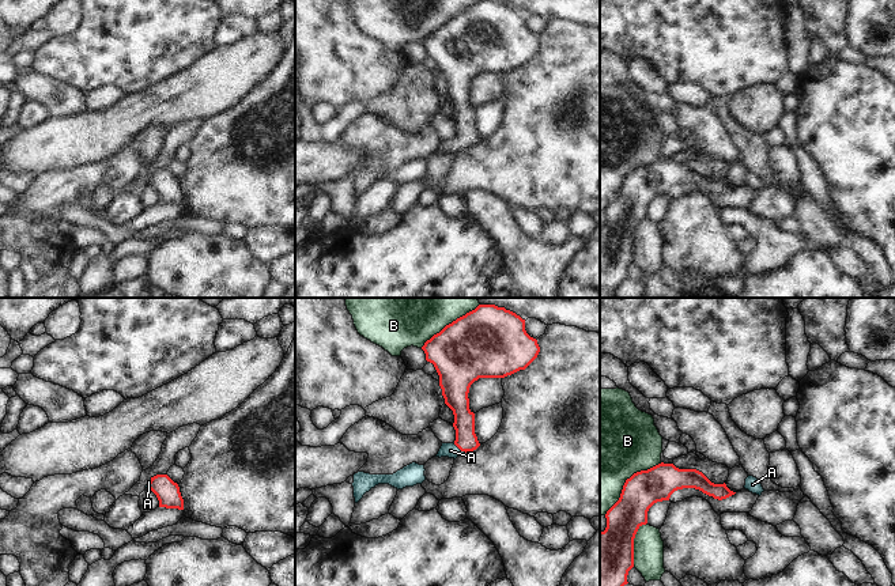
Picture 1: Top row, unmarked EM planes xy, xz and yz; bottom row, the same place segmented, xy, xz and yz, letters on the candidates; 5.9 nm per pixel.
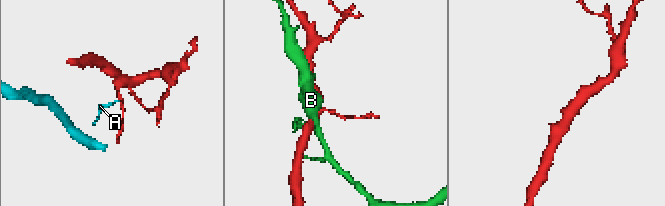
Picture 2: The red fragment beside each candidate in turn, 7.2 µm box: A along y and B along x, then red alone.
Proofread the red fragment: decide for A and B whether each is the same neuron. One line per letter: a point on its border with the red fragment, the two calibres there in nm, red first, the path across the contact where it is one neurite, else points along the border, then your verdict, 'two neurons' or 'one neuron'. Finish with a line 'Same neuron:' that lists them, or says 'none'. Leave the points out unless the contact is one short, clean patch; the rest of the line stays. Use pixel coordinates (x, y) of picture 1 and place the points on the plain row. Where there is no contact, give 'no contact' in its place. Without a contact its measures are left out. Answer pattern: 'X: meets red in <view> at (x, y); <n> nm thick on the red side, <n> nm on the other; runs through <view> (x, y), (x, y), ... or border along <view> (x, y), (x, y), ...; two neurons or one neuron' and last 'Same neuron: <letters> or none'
A: meets red in xz at (460, 144); 130 nm thick on the red side, 90 nm on the other; runs through xz (464, 116), (464, 138), (460, 144), (450, 146); one neuron
B: meets red in yz at (626, 176); 220 nm thick on the red side, 500 nm on the other; two neurons
Same neuron: A

